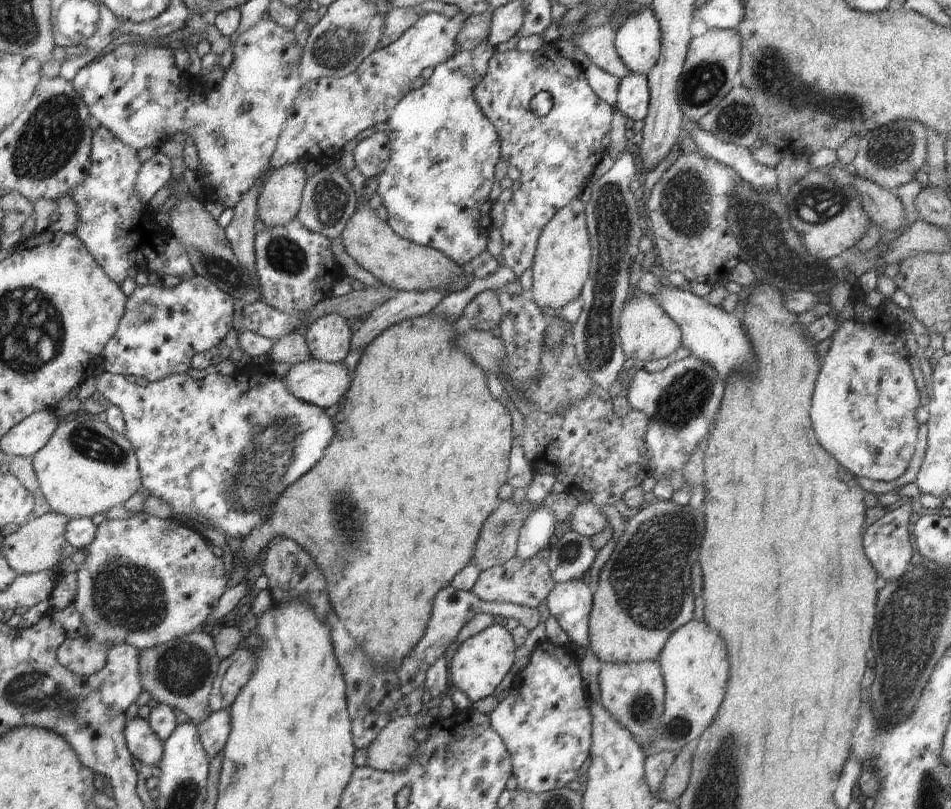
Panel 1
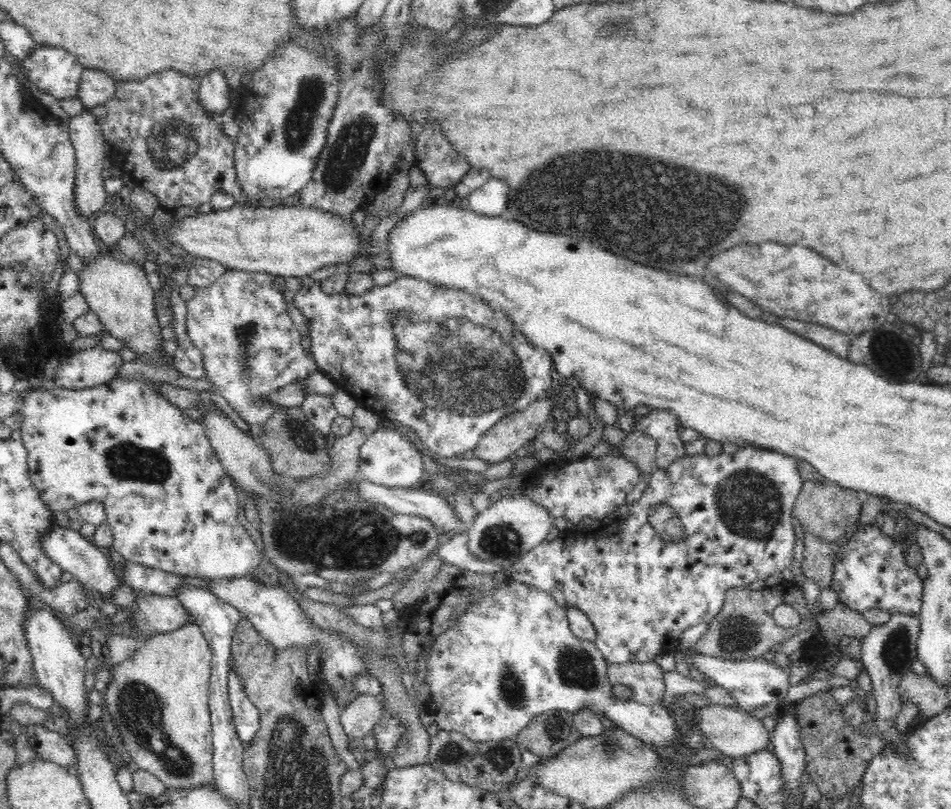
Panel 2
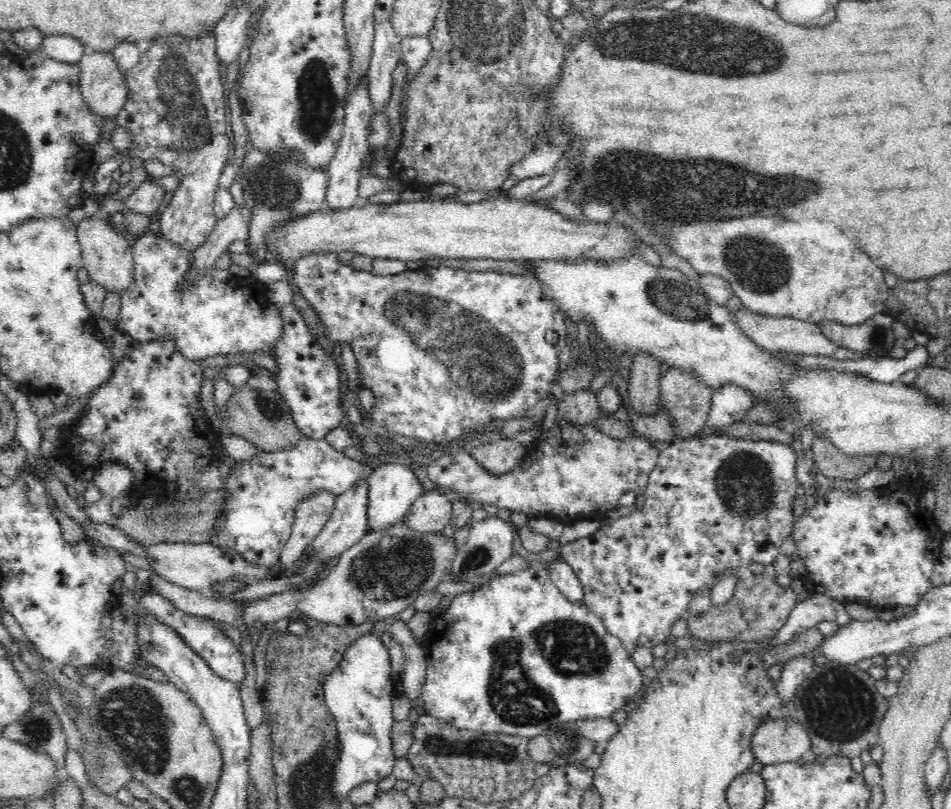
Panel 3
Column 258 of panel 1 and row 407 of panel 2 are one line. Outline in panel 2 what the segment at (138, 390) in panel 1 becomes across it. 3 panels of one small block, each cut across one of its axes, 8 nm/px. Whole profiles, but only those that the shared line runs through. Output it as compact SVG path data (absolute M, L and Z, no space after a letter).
M306 276L302 277L301 289L294 293L292 300L296 308L299 308L306 318L309 335L311 336L311 354L317 362L318 370L322 371L327 376L330 376L330 379L333 379L336 385L350 393L356 399L358 405L362 405L367 409L372 410L380 419L394 420L394 422L400 422L402 426L408 426L408 428L418 435L418 438L420 438L420 440L424 443L424 446L427 447L434 456L438 456L438 458L454 458L454 456L461 456L464 452L468 452L468 450L474 451L482 436L484 436L486 432L488 432L490 428L492 428L492 426L494 426L504 415L524 410L524 408L526 408L531 402L537 401L539 398L543 398L545 392L550 390L550 384L553 382L550 372L550 370L552 370L553 360L551 359L551 356L549 356L548 352L543 350L543 348L534 348L528 342L528 339L511 323L511 320L505 312L495 310L495 308L492 308L485 300L466 292L465 290L458 290L457 288L442 288L441 286L434 286L425 280L418 280L417 278L410 278L409 276L398 276L396 280L385 286L375 285L366 292L366 294L362 294L362 296L346 294L345 292L340 294L326 294L321 291L320 282L314 281L311 277Z

